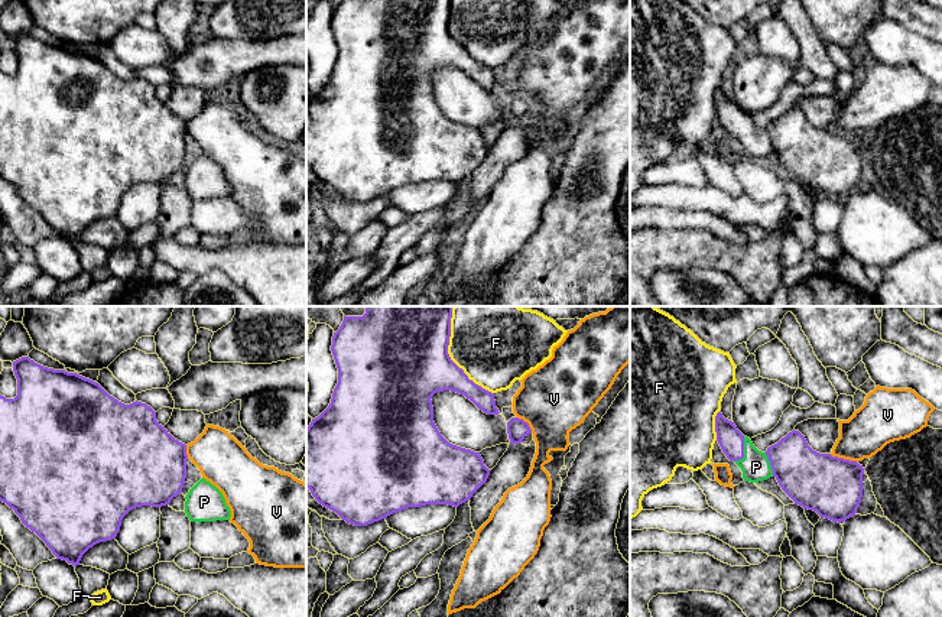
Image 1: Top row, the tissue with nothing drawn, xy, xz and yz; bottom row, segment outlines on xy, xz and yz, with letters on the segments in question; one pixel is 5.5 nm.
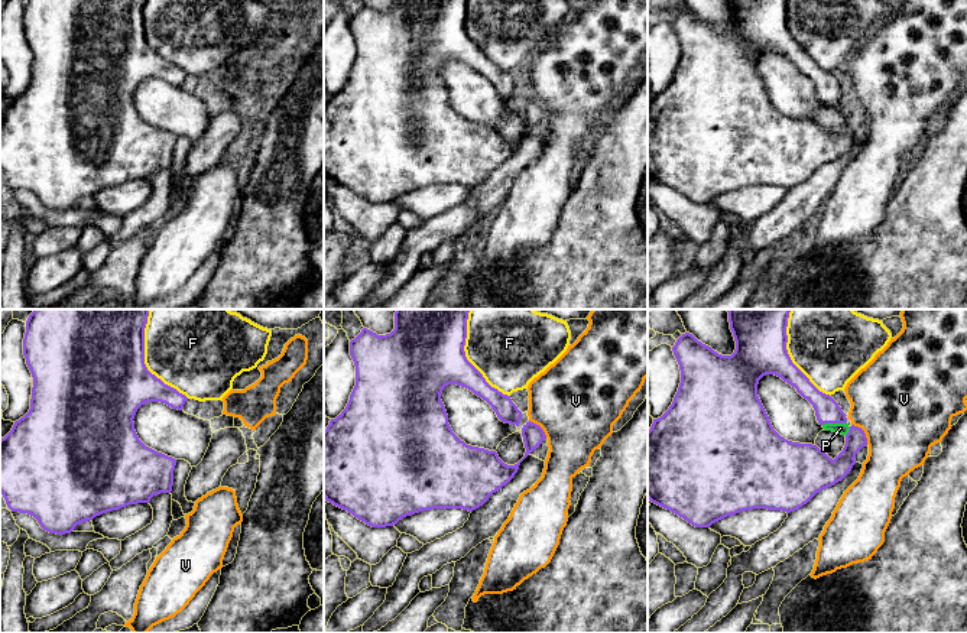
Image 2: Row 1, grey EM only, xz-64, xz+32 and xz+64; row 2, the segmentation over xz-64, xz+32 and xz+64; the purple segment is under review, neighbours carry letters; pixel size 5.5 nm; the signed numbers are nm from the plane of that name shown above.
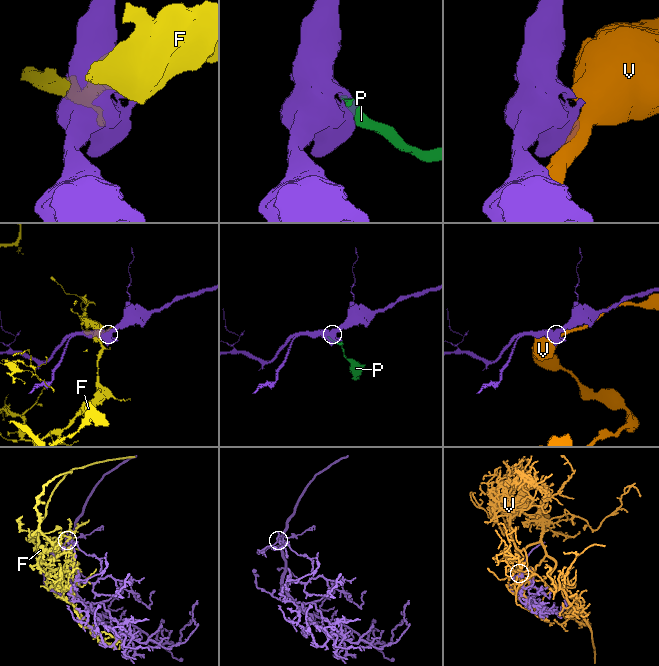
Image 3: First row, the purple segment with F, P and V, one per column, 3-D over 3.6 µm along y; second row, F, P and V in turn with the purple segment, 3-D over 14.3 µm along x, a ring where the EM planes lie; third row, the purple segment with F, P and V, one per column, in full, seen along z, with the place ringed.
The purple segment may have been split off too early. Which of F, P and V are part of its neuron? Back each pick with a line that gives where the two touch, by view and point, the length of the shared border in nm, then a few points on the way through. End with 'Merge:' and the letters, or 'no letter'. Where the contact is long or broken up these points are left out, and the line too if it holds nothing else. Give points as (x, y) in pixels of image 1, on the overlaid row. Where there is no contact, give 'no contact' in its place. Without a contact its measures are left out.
P: yz (743, 451) | 160 nm
Merge: P

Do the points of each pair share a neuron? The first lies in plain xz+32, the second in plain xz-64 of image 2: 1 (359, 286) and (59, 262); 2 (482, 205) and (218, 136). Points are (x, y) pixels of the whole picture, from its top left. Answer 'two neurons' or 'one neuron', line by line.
1: one neuron
2: one neuron

